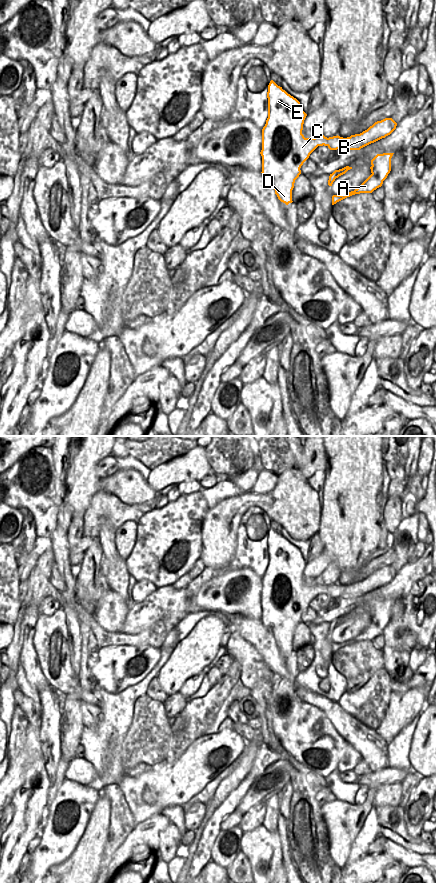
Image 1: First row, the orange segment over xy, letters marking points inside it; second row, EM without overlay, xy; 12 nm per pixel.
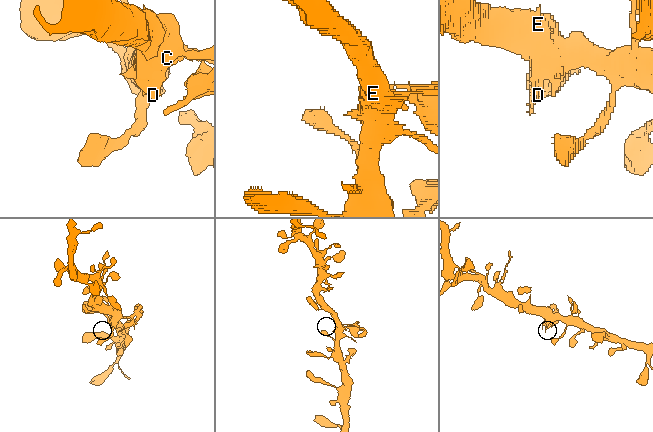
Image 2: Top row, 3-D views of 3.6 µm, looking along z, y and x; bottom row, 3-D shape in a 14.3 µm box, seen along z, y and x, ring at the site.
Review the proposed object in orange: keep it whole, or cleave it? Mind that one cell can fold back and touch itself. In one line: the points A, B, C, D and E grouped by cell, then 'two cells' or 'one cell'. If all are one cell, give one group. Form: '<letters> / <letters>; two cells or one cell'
A B / C D E; two cells

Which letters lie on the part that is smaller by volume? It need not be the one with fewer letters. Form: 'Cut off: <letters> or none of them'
Cut off: A, B

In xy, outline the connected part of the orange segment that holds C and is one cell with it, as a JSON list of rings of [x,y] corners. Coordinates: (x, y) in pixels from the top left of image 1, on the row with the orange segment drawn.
[[[273,80],[268,85],[268,118],[262,129],[262,176],[274,187],[278,199],[288,205],[292,203],[295,180],[301,174],[301,166],[318,146],[328,146],[327,137],[318,133],[315,138],[305,138],[302,134],[307,114],[300,102],[288,94]]]

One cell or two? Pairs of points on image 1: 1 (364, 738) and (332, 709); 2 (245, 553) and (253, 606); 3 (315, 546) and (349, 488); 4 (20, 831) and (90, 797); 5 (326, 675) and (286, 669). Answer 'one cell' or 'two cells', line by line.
1: one cell
2: two cells
3: two cells
4: two cells
5: two cells

